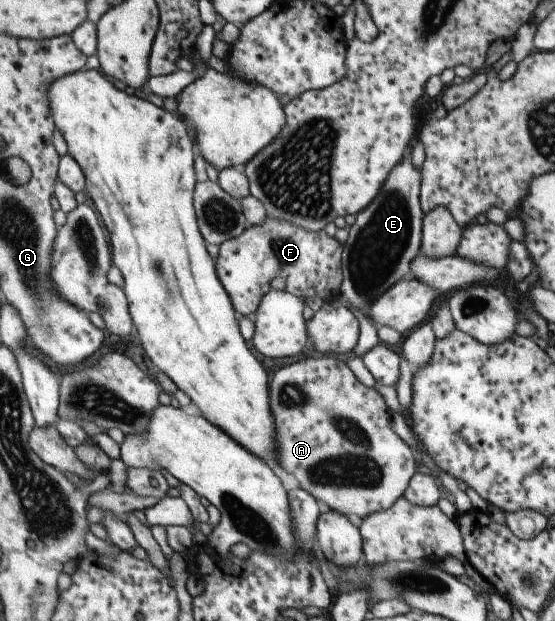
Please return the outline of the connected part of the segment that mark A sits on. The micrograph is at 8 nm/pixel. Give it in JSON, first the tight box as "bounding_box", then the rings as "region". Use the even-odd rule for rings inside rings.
{"bounding_box":[268,357,417,519],"region":[[[307,357],[300,361],[295,361],[290,365],[281,367],[273,375],[271,383],[268,384],[269,391],[269,409],[273,413],[272,419],[275,421],[276,439],[276,463],[283,471],[293,475],[299,487],[306,491],[314,499],[319,499],[326,503],[331,510],[337,511],[344,516],[354,513],[362,519],[369,516],[371,512],[387,509],[399,496],[405,491],[411,476],[415,473],[417,465],[416,455],[409,446],[390,428],[389,409],[385,400],[379,395],[379,392],[371,387],[364,386],[355,376],[349,367],[337,359],[337,357]]]}

